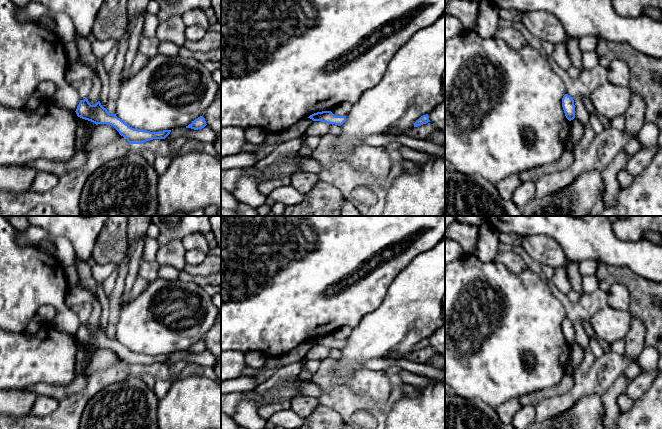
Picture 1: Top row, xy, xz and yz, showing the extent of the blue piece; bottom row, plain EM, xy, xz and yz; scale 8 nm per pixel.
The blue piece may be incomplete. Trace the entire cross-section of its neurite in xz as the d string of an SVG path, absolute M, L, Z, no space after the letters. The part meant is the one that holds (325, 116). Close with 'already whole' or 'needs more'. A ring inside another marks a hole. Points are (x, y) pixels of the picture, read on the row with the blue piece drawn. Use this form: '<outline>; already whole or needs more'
M322 111L310 115L308 118L313 121L321 121L341 126L346 121L346 116L336 116L331 111Z; already whole

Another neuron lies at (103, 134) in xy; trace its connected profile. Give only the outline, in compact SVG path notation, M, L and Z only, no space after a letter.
M98 124L95 126L88 141L85 143L83 150L104 147L120 136L119 132L113 126Z

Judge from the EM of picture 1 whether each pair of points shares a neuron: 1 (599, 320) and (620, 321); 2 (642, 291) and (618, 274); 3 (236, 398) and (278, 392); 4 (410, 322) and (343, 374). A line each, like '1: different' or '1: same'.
1: same
2: same
3: same
4: same

